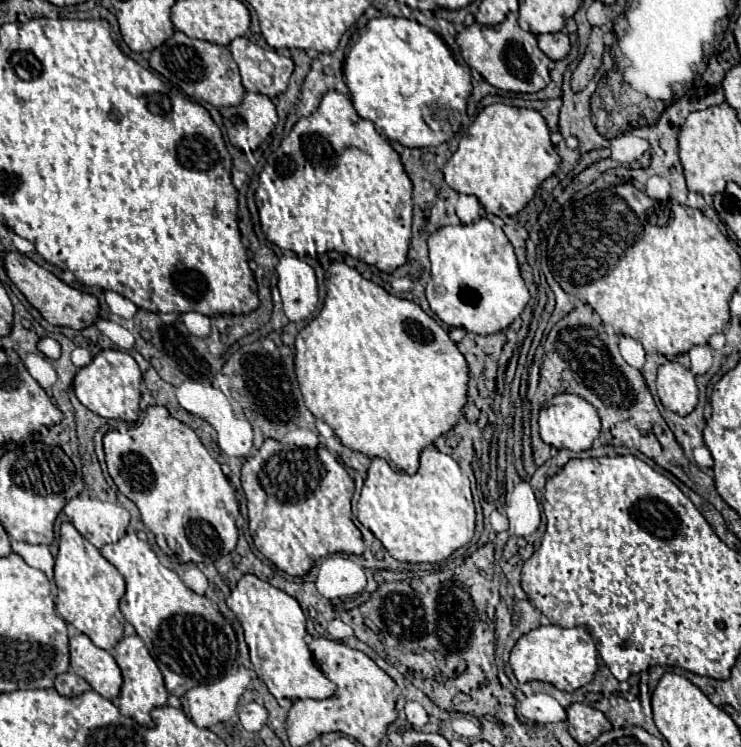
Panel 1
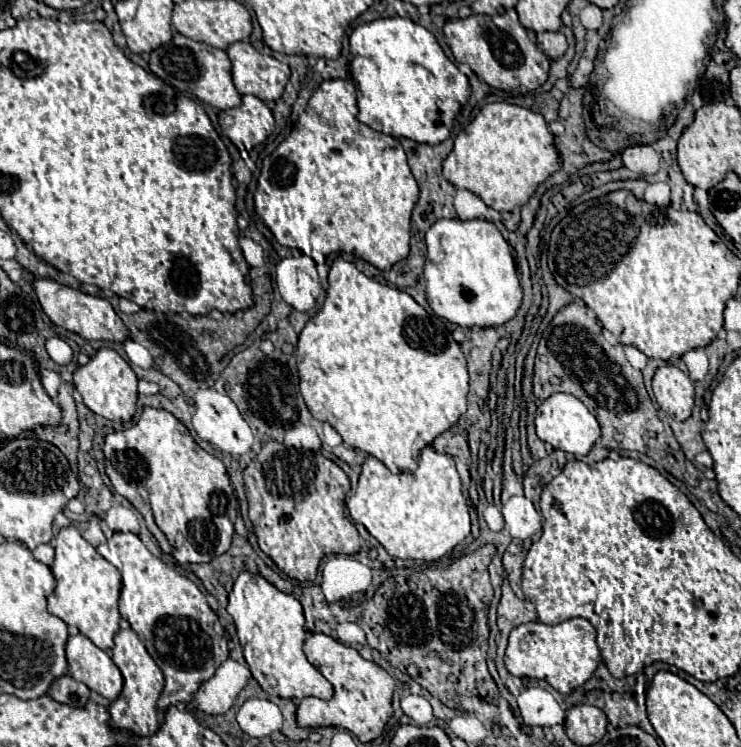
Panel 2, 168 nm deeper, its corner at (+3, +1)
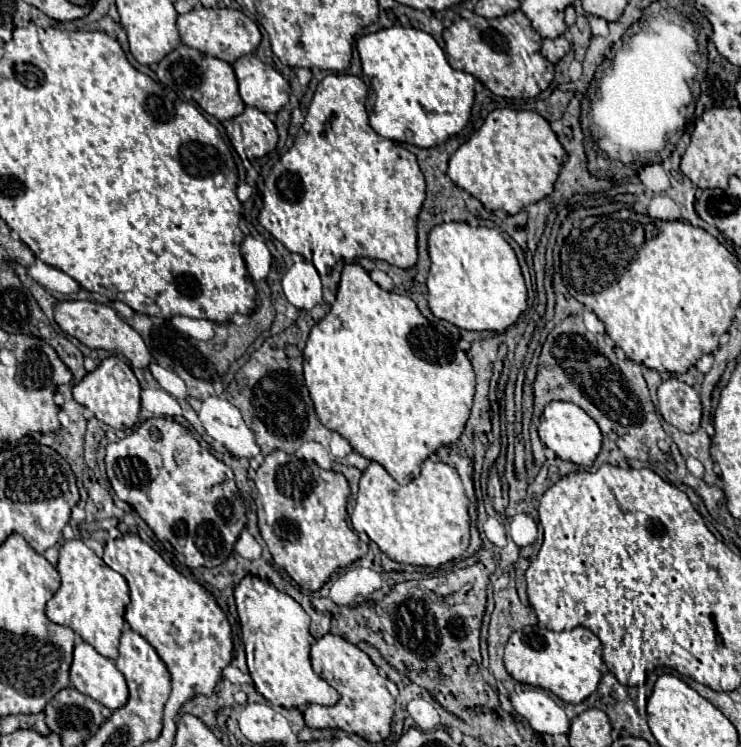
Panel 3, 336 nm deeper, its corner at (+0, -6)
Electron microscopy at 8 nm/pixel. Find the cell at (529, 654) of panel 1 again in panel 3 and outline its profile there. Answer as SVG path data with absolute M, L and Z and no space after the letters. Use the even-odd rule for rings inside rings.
M534 625L516 631L512 639L508 639L504 661L512 679L548 689L562 701L576 705L596 689L602 677L602 643L592 631L584 627L556 633L542 625Z

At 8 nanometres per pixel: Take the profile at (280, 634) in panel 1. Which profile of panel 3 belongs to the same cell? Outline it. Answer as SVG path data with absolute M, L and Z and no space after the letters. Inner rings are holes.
M246 575L236 585L234 599L242 625L246 662L256 691L272 705L282 705L288 709L304 709L312 703L334 705L340 699L338 691L318 677L310 665L310 617L306 611L290 595L278 591L272 583L254 575Z

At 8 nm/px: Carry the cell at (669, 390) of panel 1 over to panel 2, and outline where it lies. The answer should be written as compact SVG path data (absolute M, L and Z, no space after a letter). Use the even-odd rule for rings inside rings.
M659 366L653 376L653 394L661 410L683 422L691 416L695 390L691 378L677 366Z

